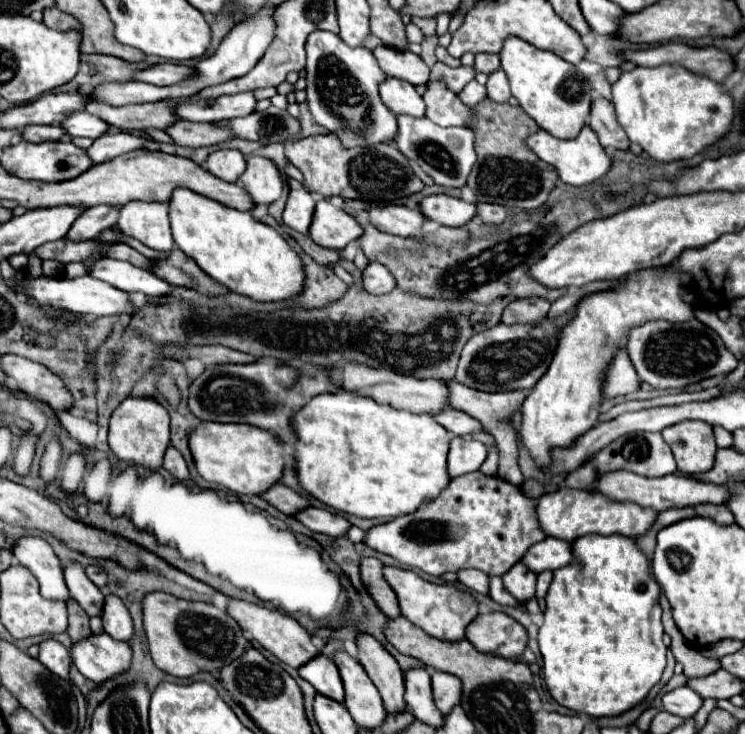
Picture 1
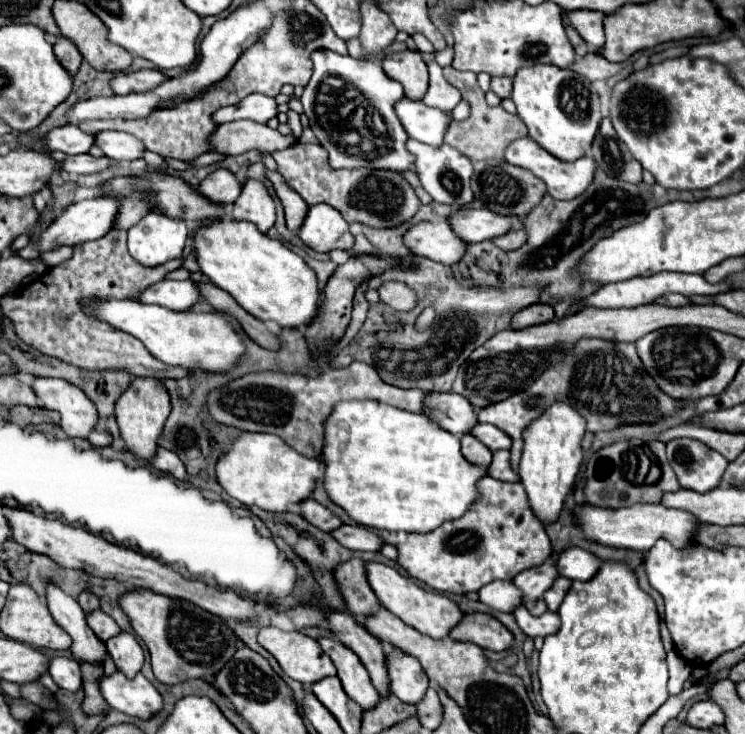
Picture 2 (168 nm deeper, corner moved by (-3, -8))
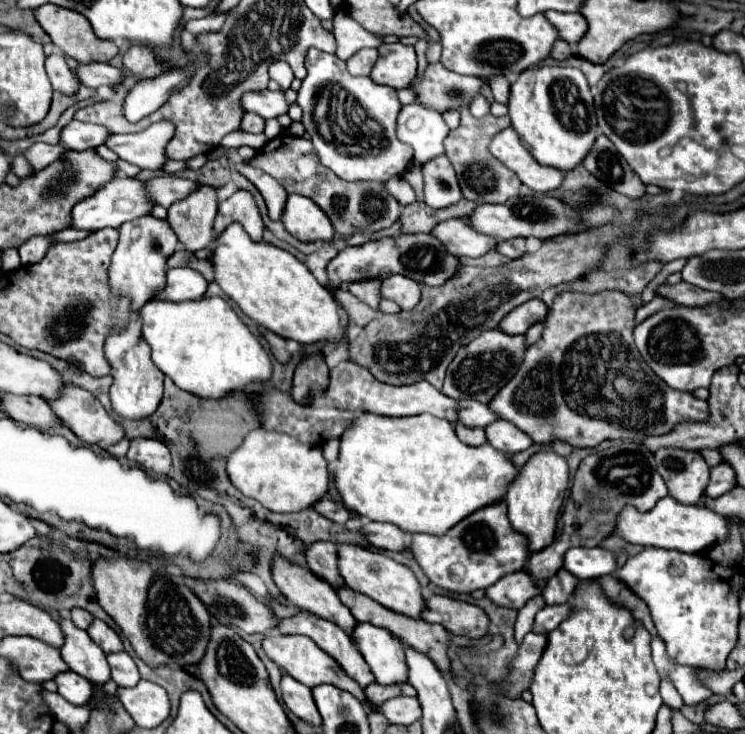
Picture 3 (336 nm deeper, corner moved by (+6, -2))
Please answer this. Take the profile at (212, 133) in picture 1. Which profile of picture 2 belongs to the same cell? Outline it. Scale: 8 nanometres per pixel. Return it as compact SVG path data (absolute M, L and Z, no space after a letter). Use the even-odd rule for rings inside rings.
M237 120L221 124L213 130L213 138L209 138L211 152L219 154L243 154L247 150L259 150L271 154L281 148L289 148L295 144L291 134L283 136L277 130L271 130L265 124L251 120Z

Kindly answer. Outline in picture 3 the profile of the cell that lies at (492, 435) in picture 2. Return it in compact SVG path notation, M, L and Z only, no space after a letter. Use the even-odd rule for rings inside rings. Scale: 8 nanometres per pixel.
M496 420L490 426L486 426L486 436L494 448L498 448L510 456L516 452L522 452L534 444L530 438L526 438L524 432L520 432L516 426L512 426L506 420Z

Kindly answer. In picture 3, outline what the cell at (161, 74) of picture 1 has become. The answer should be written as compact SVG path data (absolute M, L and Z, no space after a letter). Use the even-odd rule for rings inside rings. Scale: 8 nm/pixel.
M90 62L90 64L78 64L72 74L78 78L78 82L82 86L88 86L88 88L98 88L98 86L116 86L122 78L122 70L110 66L110 64L96 64L96 62Z

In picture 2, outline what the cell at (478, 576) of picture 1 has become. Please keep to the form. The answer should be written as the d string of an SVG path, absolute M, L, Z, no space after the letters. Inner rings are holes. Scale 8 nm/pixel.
M511 580L489 582L477 594L483 604L499 612L513 612L513 608L521 604L521 592L513 586Z

